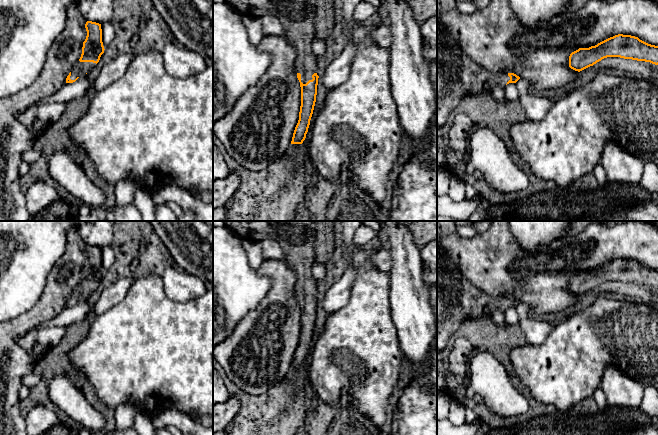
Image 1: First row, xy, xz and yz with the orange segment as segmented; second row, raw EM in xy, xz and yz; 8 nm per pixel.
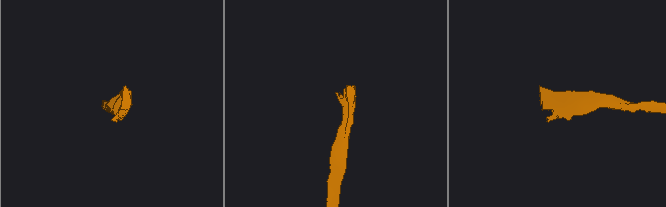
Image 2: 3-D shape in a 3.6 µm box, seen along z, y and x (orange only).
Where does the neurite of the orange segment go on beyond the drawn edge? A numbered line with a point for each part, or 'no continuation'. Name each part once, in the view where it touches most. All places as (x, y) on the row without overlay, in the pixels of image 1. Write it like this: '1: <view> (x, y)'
1: xz (296, 238)

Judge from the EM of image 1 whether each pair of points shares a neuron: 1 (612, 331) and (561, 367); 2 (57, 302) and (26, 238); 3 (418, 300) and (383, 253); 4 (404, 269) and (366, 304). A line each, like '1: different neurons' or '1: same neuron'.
1: same neuron
2: different neurons
3: different neurons
4: different neurons

